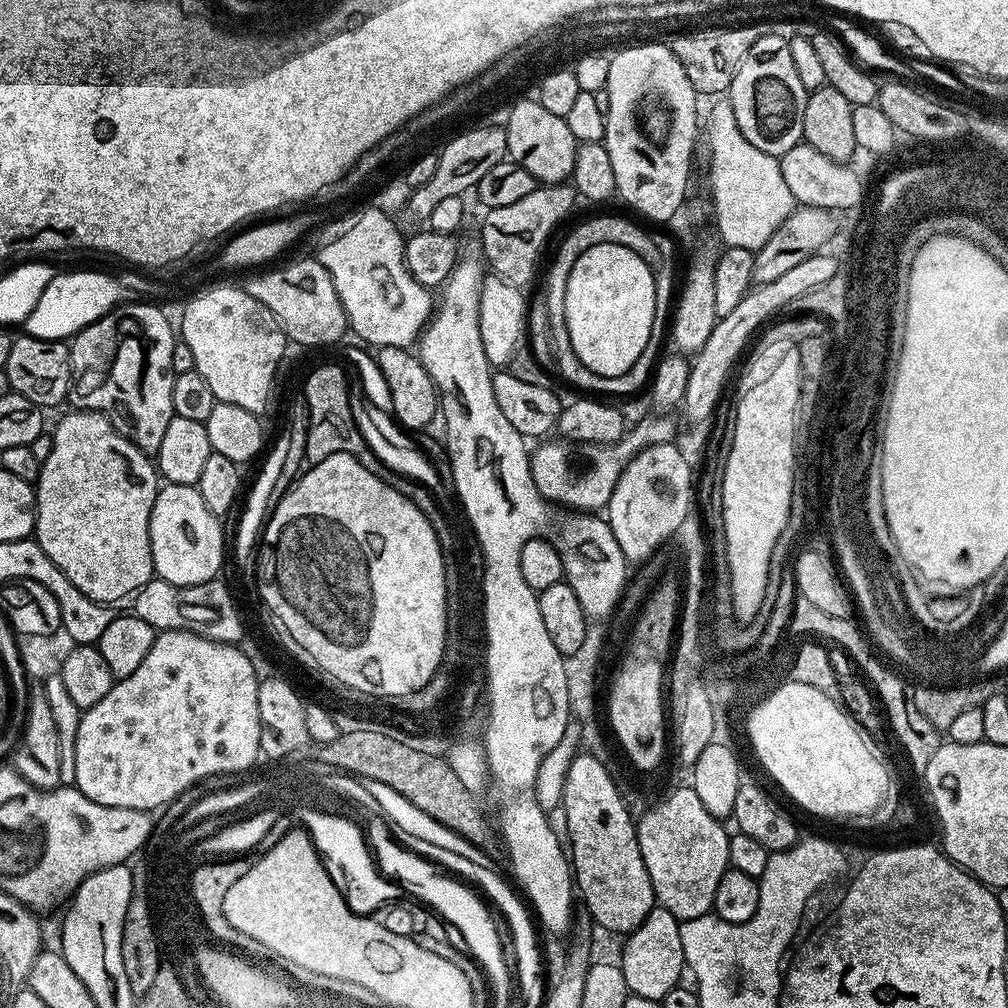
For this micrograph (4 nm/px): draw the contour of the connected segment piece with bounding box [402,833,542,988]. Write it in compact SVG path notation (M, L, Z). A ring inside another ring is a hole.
M408 833L403 834L402 840L408 851L424 857L425 860L431 860L434 864L439 864L441 869L447 870L449 873L455 874L457 877L471 882L477 889L484 888L485 893L483 892L483 895L487 897L493 905L496 903L497 906L504 911L504 916L508 919L509 926L512 927L512 940L516 943L516 964L520 967L518 988L532 988L532 980L536 980L536 977L542 974L542 967L540 967L540 952L536 949L536 932L532 929L533 917L530 915L525 901L521 899L519 895L516 897L515 894L512 893L513 885L511 883L508 885L507 882L496 873L497 869L495 867L487 868L486 866L478 866L477 863L470 862L469 859L462 858L461 855L454 854L453 851L442 850L442 847L434 846L433 843L426 842L425 839L418 838L417 835Z

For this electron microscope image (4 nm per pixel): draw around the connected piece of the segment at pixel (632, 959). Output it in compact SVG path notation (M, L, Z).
M657 906L640 926L627 933L625 940L628 941L624 944L624 953L618 957L618 963L631 995L660 1002L681 983L680 975L685 975L686 965L680 925L681 921L670 914L670 910Z

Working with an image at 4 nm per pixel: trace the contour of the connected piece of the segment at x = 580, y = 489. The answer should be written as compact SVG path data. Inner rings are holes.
M631 438L615 440L612 444L578 444L574 440L555 439L549 439L544 442L549 442L549 444L544 444L537 452L535 449L531 453L532 477L545 500L554 504L560 502L562 505L568 506L567 509L576 512L596 512L603 509L607 505L614 486L618 486L618 478L626 470L630 461L640 453L642 447L641 441L631 440Z

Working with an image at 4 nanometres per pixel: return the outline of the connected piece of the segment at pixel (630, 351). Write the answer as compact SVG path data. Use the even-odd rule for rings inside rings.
M624 244L590 246L590 250L574 262L574 270L570 270L563 300L566 330L579 367L593 376L621 376L640 363L640 355L646 350L646 342L650 342L650 330L654 326L655 301L654 274L650 274L650 266L646 266L634 250Z

